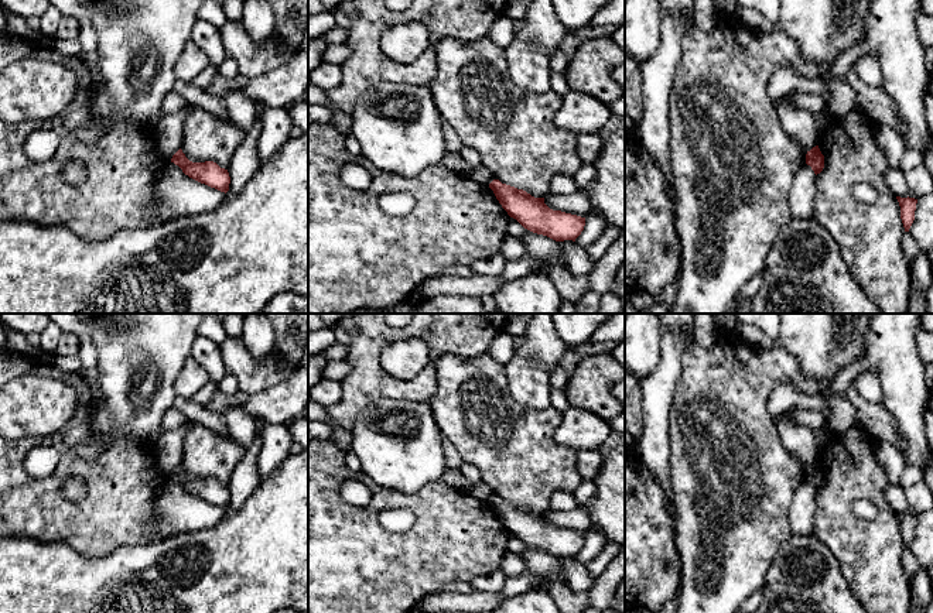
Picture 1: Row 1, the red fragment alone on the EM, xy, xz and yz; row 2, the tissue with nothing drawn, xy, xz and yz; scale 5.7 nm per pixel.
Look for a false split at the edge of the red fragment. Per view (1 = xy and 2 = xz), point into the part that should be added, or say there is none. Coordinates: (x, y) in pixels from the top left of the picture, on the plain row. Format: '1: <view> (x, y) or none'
1: none
2: none

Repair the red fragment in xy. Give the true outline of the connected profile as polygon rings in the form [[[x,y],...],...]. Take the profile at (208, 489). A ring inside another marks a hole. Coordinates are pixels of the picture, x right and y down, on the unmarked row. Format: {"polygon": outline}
{"polygon": [[[180,465],[172,472],[171,479],[178,482],[185,492],[201,500],[205,500],[225,510],[229,507],[230,493],[228,486],[221,484],[213,477],[192,479],[185,473],[182,466]]]}

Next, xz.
{"polygon": [[[493,496],[489,504],[507,531],[533,549],[556,558],[575,558],[584,547],[585,534],[553,527],[544,520],[544,514],[534,514],[523,506],[502,500],[499,496]]]}

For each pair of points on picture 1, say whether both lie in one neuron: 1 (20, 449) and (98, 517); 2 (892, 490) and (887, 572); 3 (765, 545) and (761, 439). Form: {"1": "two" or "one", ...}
{"1": "one", "2": "two", "3": "one"}

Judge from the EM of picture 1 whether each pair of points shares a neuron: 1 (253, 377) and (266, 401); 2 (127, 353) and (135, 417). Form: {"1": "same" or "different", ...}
{"1": "different", "2": "same"}

